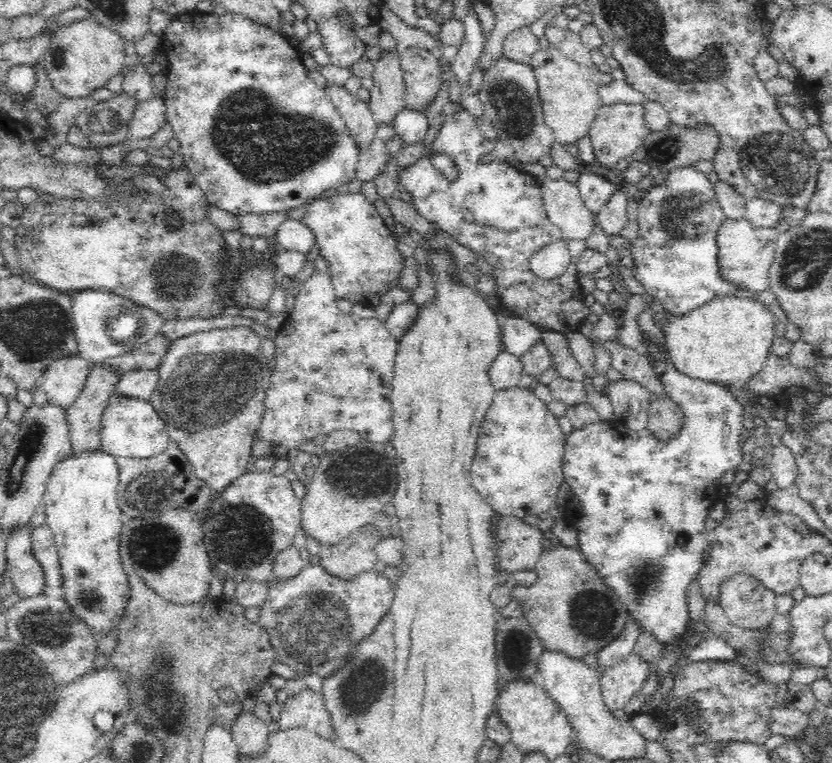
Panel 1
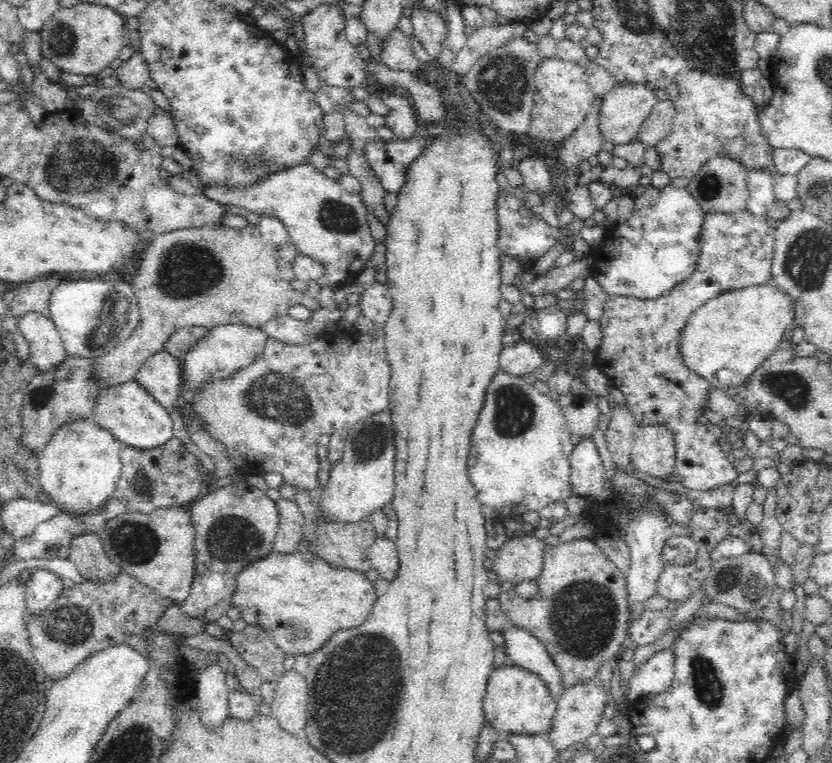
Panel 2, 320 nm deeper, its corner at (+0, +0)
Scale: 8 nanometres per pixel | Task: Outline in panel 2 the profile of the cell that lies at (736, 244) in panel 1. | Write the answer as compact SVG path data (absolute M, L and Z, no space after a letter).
M742 211L736 212L734 214L718 214L717 212L708 212L706 214L706 220L704 221L704 226L702 226L702 236L700 236L701 250L700 259L698 262L698 269L692 274L692 278L682 282L681 285L676 286L670 294L664 294L664 296L652 299L641 299L637 300L634 297L627 297L626 295L618 294L608 294L607 299L603 304L603 314L599 318L600 323L602 323L602 331L604 331L604 340L600 344L600 348L597 349L596 353L596 364L606 373L610 380L610 385L618 388L626 397L628 401L628 406L632 409L634 417L636 417L636 422L639 425L647 425L654 423L664 423L670 428L674 429L674 435L676 435L677 442L677 458L675 464L674 473L678 473L680 477L680 483L688 488L694 488L698 490L710 490L726 483L734 484L738 478L738 470L734 468L733 459L722 451L722 431L718 425L704 425L698 423L698 418L703 415L702 408L706 406L706 400L708 400L708 394L710 394L710 389L713 387L709 382L706 382L698 374L688 370L686 365L683 364L681 360L681 354L679 354L679 338L681 337L681 330L683 326L686 326L687 318L701 306L704 306L708 301L716 298L720 293L725 293L726 291L743 289L748 286L760 286L766 285L771 279L771 266L773 263L773 255L775 252L775 227L771 227L764 217L754 216L751 212Z

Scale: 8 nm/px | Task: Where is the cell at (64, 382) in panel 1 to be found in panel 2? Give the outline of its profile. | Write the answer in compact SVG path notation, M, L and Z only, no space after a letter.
M37 313L26 314L24 318L18 318L18 329L29 344L27 361L37 368L38 373L58 370L58 366L68 360L64 341L50 318Z

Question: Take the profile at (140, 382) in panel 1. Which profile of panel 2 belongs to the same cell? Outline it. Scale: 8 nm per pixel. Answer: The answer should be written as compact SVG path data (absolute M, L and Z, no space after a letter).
M162 349L150 355L137 372L135 381L146 390L155 402L168 412L174 412L174 403L179 400L181 384L181 359Z

